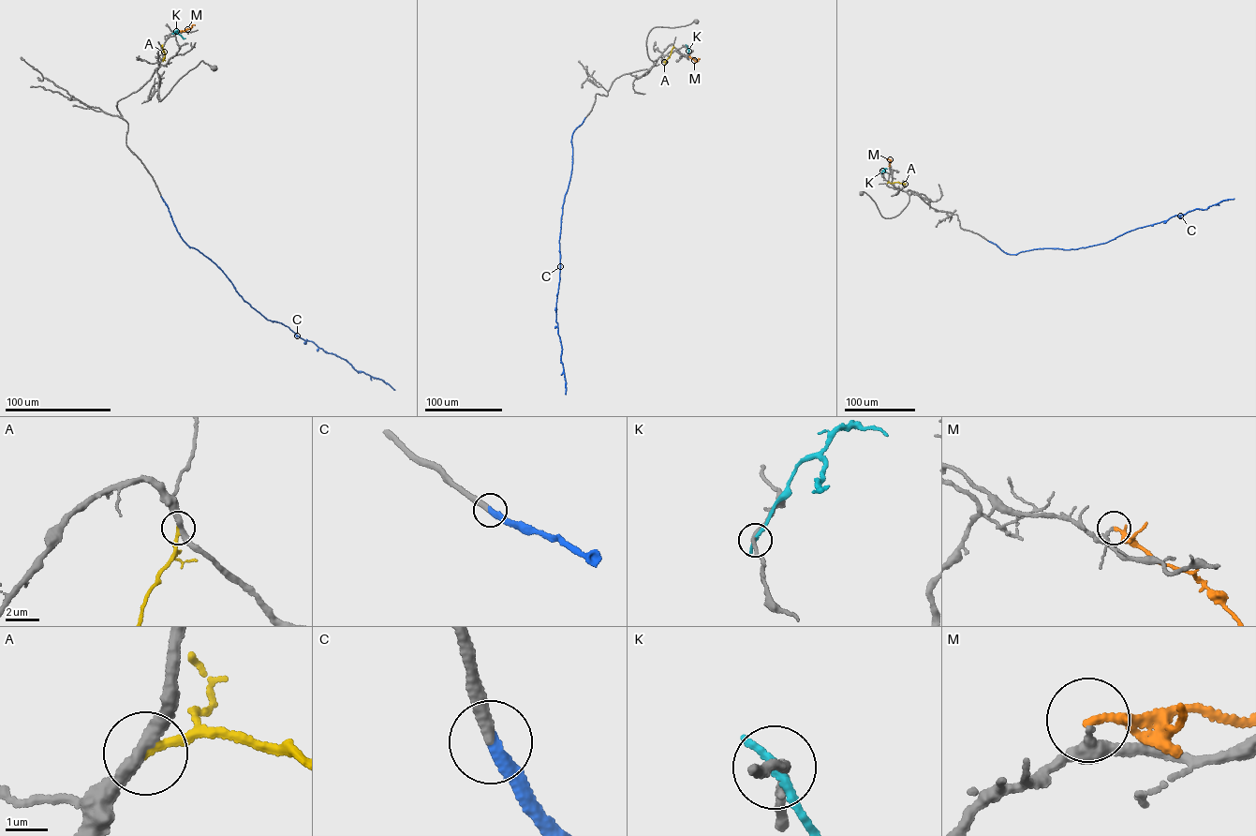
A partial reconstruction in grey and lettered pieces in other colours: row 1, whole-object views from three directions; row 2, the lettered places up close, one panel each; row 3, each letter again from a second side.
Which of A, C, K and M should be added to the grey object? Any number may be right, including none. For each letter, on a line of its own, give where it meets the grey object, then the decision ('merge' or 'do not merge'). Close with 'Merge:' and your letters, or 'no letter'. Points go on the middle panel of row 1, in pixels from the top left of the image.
A: (673, 46) | do not merge
C: (585, 117) | merge
K: (687, 45) | do not merge
M: (688, 56) | do not merge
Merge: C

